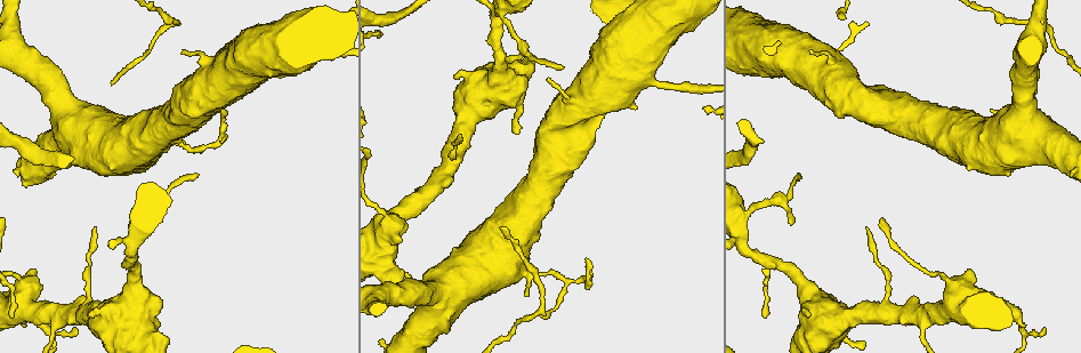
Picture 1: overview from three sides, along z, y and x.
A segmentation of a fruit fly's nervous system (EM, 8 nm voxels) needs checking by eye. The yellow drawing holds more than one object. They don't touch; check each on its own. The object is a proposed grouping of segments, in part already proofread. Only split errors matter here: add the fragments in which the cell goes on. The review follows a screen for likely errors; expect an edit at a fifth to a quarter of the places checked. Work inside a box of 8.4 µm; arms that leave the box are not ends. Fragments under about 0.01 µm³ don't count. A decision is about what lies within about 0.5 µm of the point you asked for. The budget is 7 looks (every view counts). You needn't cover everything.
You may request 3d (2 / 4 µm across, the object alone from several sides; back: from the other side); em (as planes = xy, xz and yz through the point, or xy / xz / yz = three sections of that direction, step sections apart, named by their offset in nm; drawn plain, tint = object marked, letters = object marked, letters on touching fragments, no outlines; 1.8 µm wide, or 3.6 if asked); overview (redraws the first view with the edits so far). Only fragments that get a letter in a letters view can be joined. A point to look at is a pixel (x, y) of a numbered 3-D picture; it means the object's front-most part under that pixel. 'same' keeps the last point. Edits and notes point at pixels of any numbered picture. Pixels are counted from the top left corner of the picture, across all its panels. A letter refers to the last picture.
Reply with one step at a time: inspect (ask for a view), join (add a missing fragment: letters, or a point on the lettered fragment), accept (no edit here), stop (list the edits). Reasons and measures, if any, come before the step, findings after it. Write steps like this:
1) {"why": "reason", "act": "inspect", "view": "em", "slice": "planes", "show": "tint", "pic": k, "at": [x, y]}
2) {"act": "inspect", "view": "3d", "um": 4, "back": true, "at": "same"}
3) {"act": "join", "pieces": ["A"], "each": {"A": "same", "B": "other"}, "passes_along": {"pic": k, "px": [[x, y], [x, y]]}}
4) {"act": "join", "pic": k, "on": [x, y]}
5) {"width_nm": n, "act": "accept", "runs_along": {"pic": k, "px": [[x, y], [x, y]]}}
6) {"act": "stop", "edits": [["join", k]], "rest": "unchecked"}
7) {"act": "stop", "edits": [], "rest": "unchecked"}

{"why": "an open end", "act": "inspect", "view": "3d", "um": 4, "pic": 1, "at": [548, 78]}

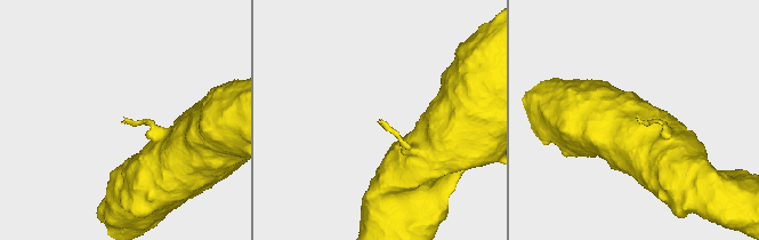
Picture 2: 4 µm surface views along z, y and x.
{"why": "shape alone is not enough", "act": "inspect", "view": "em", "um": 3.6, "slice": "planes", "show": "letters", "pic": 2, "at": [125, 119]}

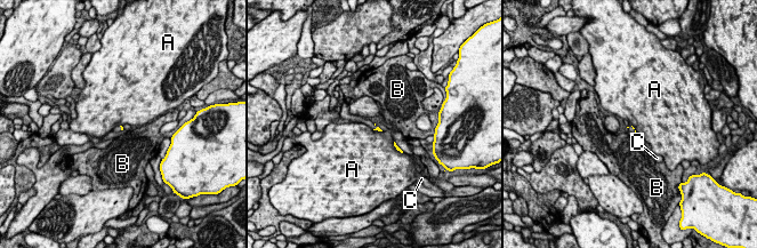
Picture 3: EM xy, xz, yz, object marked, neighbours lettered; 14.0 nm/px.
{"act": "accept", "each": {"A": "other", "B": "other", "C": "other"}, "found": "no lettered fragment goes on from it"}

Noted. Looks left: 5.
{"why": "tapers out", "act": "inspect", "view": "em", "um": 3.6, "slice": "planes", "show": "plain", "pic": 1, "at": [799, 173]}

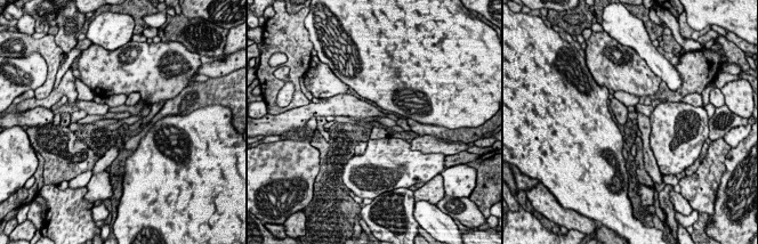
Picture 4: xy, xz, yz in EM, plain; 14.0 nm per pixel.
{"why": "see the neighbours", "act": "inspect", "view": "em", "um": 3.6, "slice": "planes", "show": "letters", "at": "same"}

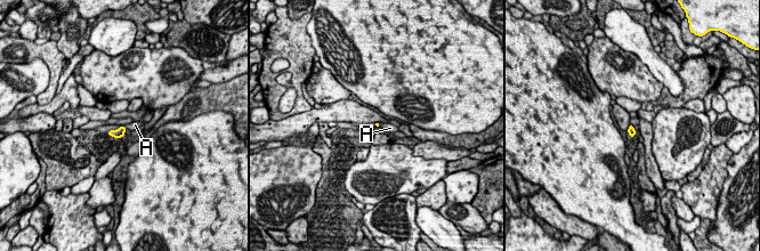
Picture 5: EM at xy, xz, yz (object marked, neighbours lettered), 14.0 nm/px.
{"act": "join", "pieces": ["A"], "each": {"A": "same"}, "passes_along": {"pic": 5, "px": [[119, 132], [126, 129], [135, 124]]}, "found": "the cell continues"}

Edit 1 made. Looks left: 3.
{"why": "thin end", "act": "inspect", "view": "3d", "um": 4, "pic": 1, "at": [527, 294]}

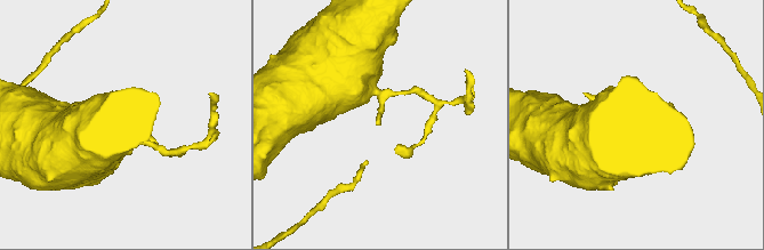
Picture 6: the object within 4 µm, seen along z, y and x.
{"why": "need the tissue", "act": "inspect", "view": "em", "slice": "xz", "step": 16, "show": "letters", "pic": 6, "at": [378, 125]}

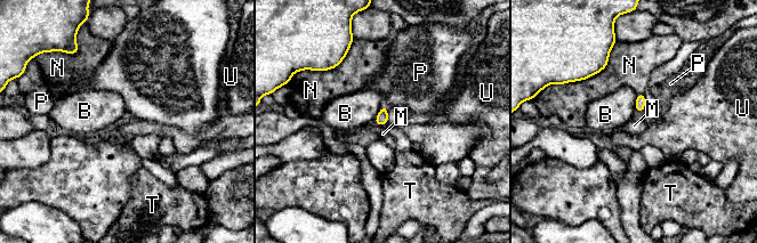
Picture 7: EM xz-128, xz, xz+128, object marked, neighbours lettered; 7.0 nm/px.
{"act": "inspect", "view": "em", "slice": "yz", "step": 16, "show": "letters", "at": "same"}

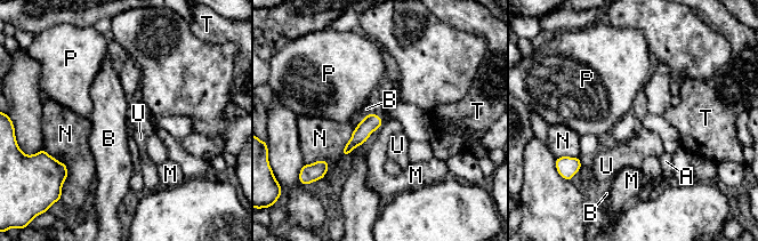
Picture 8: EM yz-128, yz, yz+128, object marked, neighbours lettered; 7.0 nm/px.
{"width_nm": 120, "act": "accept", "each": {"A": "other", "B": "other", "M": "other", "N": "other", "P": "other", "T": "other", "U": "other"}, "border": {"pic": 8, "px": [[384, 122], [378, 128]]}, "found": "none of them fits"}

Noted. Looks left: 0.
{"act": "stop", "edits": [["join", 5]], "rest": "unchecked"}

